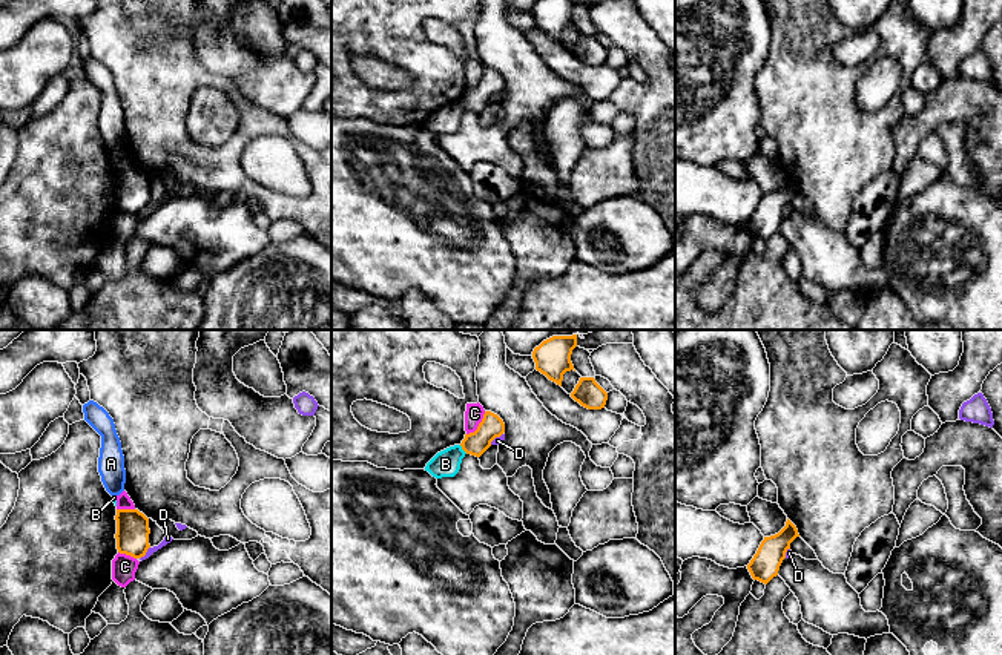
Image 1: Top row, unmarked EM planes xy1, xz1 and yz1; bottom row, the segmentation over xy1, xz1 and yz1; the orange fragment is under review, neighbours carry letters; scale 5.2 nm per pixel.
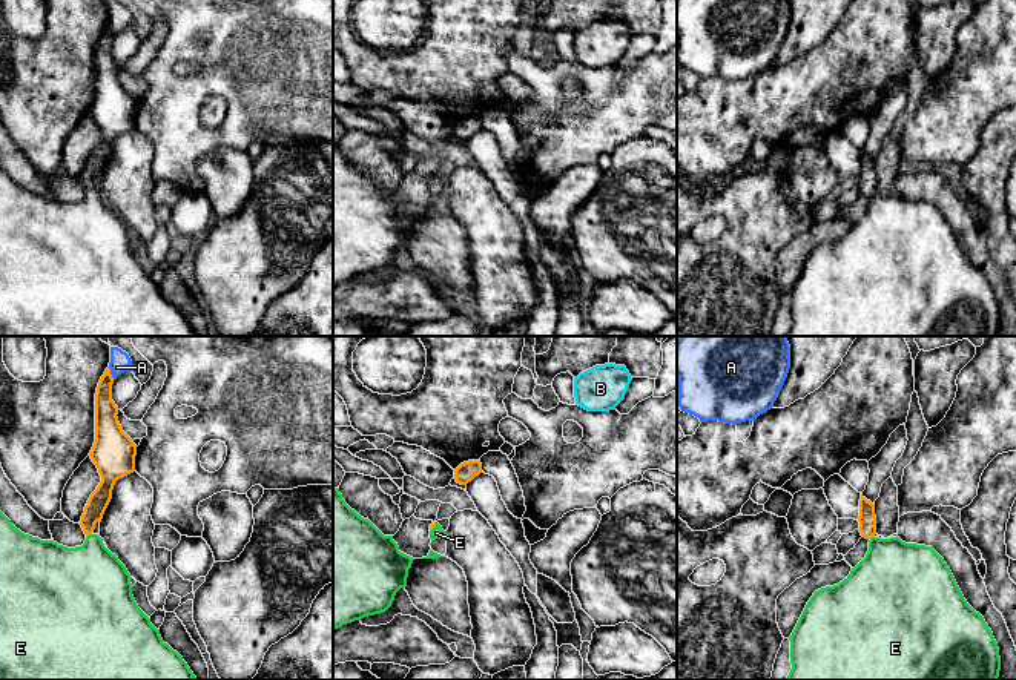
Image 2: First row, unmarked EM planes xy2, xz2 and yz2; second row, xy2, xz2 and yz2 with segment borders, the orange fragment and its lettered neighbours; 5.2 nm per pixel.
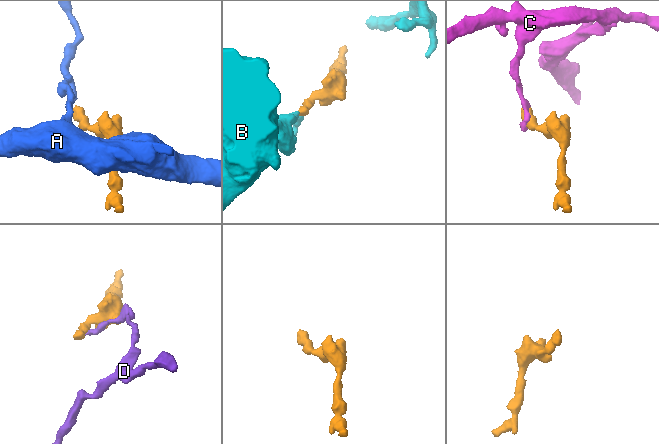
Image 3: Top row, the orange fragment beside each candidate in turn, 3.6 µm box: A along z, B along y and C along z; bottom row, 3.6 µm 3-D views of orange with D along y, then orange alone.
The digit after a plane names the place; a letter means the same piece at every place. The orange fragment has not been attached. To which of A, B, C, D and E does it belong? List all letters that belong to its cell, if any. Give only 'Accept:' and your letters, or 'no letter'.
Accept: E

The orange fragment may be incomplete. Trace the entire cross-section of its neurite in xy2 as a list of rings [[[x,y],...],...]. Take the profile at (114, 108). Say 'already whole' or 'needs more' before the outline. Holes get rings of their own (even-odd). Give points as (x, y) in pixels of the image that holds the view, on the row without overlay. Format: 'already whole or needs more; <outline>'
needs more; [[[107,23],[95,49],[95,98],[89,112],[101,138],[91,150],[80,177],[84,200],[68,204],[32,193],[17,186],[0,167],[0,336],[196,336],[183,313],[163,298],[160,286],[138,264],[126,223],[94,189],[112,155],[115,138],[135,127],[137,101],[118,78],[112,40]]]

